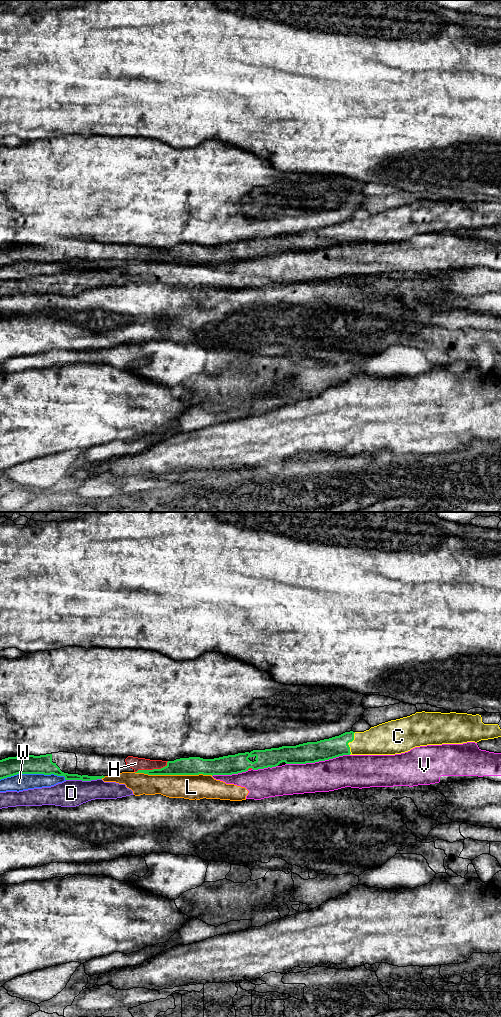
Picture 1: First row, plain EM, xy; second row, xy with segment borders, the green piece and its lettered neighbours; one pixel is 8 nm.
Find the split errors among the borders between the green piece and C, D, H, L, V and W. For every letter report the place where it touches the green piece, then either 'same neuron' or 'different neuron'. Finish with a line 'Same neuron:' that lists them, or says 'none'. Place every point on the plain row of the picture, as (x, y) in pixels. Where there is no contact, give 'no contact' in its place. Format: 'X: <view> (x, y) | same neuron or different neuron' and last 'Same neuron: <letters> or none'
C: xy (348, 230) | same neuron
D: xy (83, 268) | different neuron
H: xy (153, 257) | different neuron
L: xy (173, 262) | different neuron
V: xy (317, 249) | different neuron
W: xy (32, 261) | different neuron
Same neuron: C

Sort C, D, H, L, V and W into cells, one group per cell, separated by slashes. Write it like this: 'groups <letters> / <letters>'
groups C / D L V / H W

